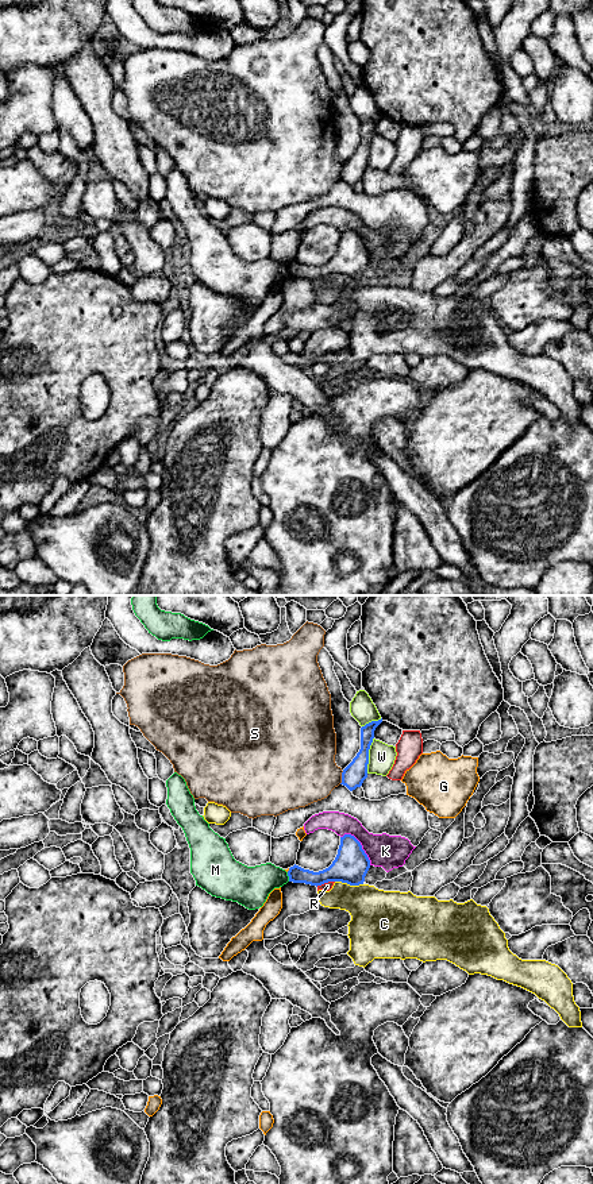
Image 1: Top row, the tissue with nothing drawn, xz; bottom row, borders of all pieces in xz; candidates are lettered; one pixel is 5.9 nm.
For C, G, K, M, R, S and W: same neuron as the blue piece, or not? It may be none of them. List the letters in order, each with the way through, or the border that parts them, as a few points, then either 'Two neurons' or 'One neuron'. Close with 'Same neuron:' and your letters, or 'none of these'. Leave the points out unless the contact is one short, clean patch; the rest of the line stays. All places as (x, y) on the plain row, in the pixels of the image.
C: Two neurons
G: Two neurons
K: Boundary: xz (341, 231), (353, 231), (359, 238), (370, 259). Two neurons
M: Boundary: xz (287, 267), (289, 276). Two neurons
R: Two neurons
S: Boundary: xz (343, 166), (339, 178). Two neurons
W: Two neurons
Same neuron: none of these

